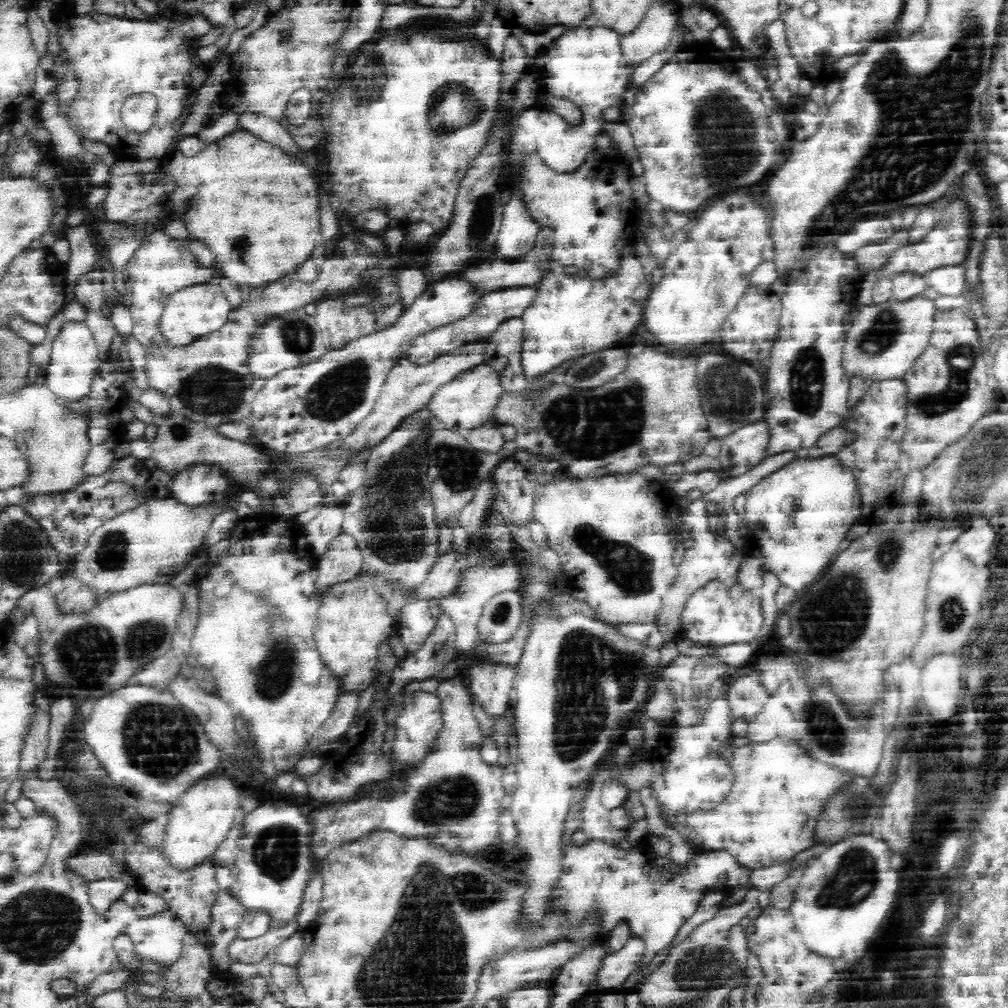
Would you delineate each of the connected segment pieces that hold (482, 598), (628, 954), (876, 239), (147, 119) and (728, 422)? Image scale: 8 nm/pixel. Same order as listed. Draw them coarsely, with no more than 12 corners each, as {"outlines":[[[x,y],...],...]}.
{"outlines":[[[515,561],[470,569],[463,593],[441,599],[452,614],[458,658],[478,643],[485,602],[500,591],[517,591]],[[630,936],[608,952],[591,992],[618,991],[636,969],[644,939]],[[882,218],[856,222],[836,240],[844,256],[866,244],[878,244],[894,234]],[[150,93],[124,101],[121,115],[130,131],[147,131],[157,98]],[[702,352],[697,385],[712,438],[763,420],[761,368]]]}

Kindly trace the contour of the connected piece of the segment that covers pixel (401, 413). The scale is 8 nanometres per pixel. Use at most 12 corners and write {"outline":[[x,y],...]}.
{"outline":[[478,354],[400,359],[372,412],[332,448],[378,446]]}

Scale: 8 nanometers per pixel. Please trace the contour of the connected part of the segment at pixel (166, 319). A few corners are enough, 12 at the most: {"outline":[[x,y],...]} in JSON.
{"outline":[[223,284],[171,294],[160,328],[172,346],[220,330],[234,309]]}

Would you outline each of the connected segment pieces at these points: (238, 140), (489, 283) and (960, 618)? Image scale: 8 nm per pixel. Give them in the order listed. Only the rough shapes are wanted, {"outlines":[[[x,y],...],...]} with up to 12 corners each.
{"outlines":[[[239,128],[173,150],[165,202],[256,291],[320,236],[311,170]],[[540,228],[518,261],[488,262],[453,275],[474,294],[532,287],[550,259],[554,232]],[[960,552],[932,568],[926,624],[912,650],[928,658],[966,646],[986,580]]]}

